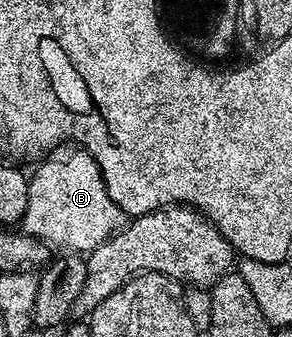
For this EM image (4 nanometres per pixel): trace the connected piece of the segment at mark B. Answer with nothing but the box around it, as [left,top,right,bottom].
[21,151,125,255]

